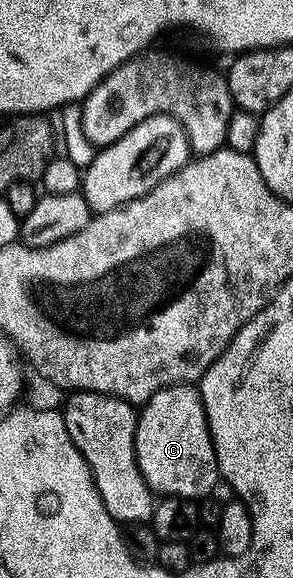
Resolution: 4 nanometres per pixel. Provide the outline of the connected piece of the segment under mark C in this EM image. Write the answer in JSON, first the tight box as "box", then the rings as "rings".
{"box":[136,384,221,500],"rings":[[[192,384],[167,386],[139,407],[136,459],[148,487],[157,495],[203,500],[221,481],[212,437],[199,389]]]}

